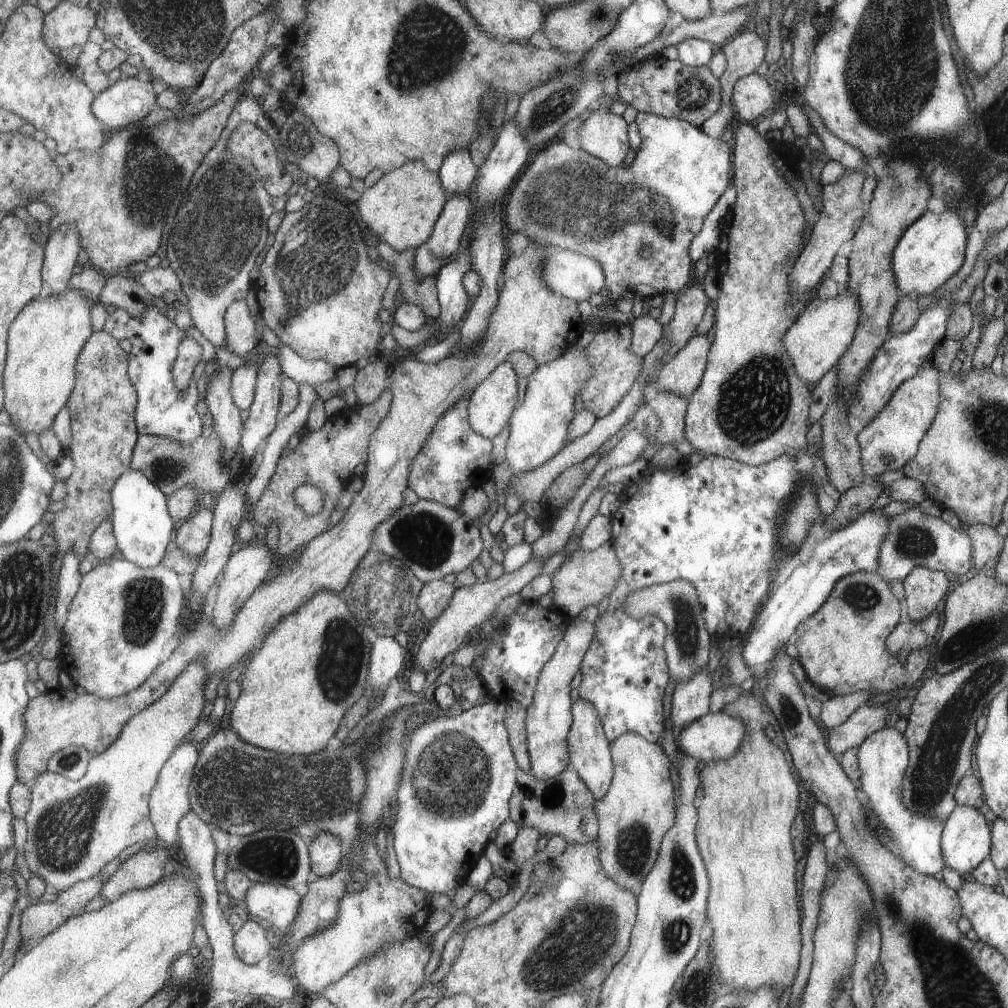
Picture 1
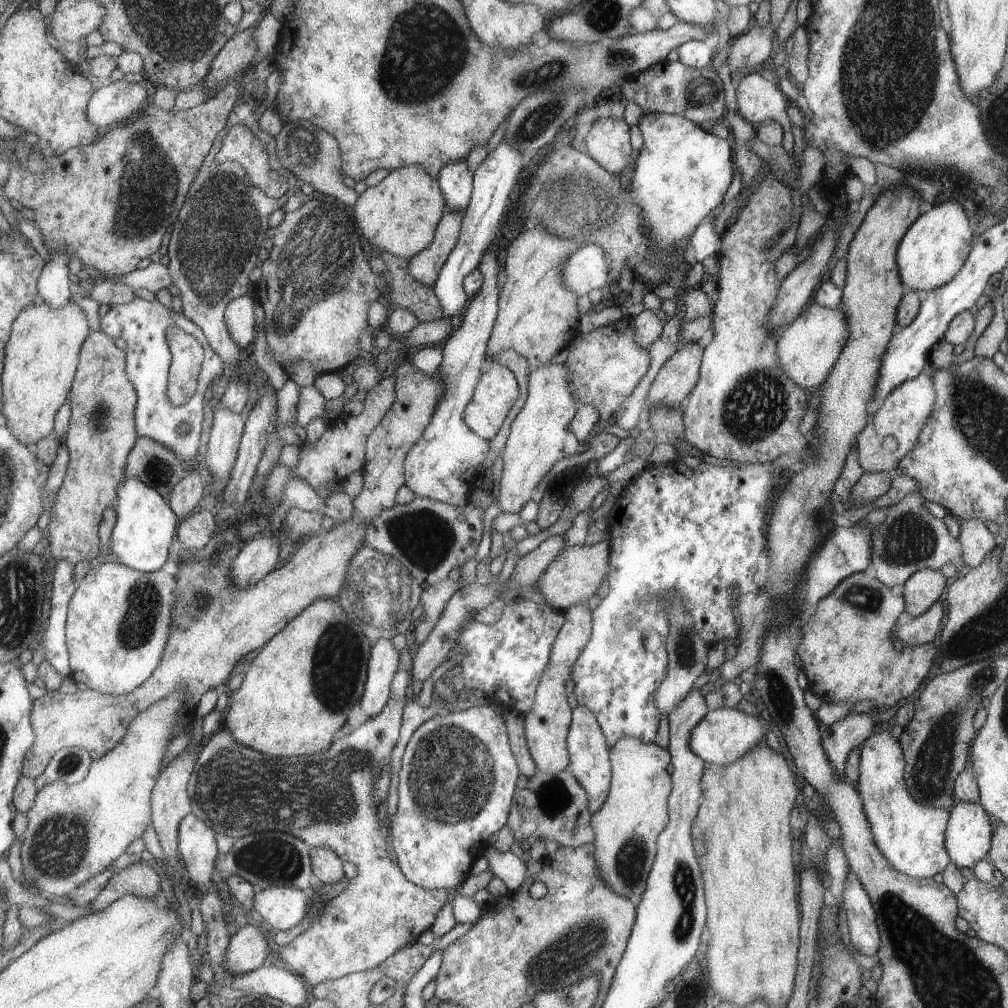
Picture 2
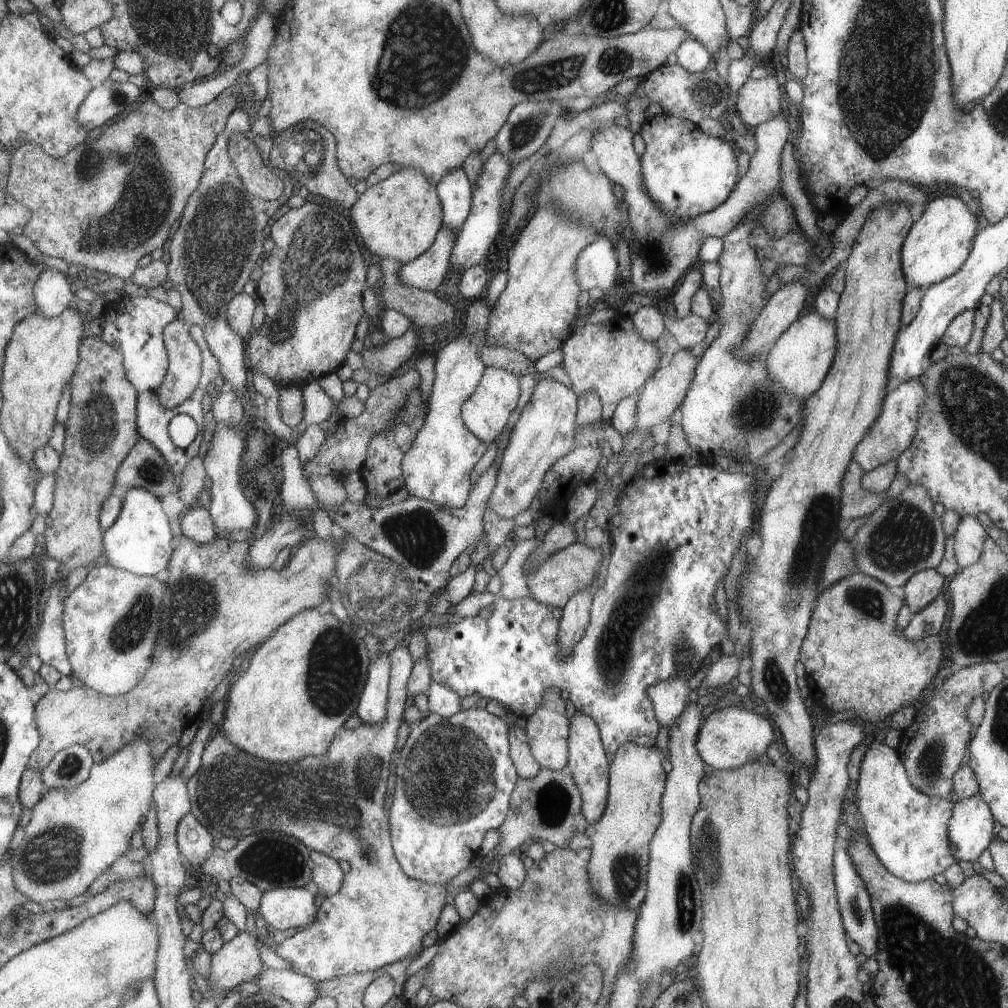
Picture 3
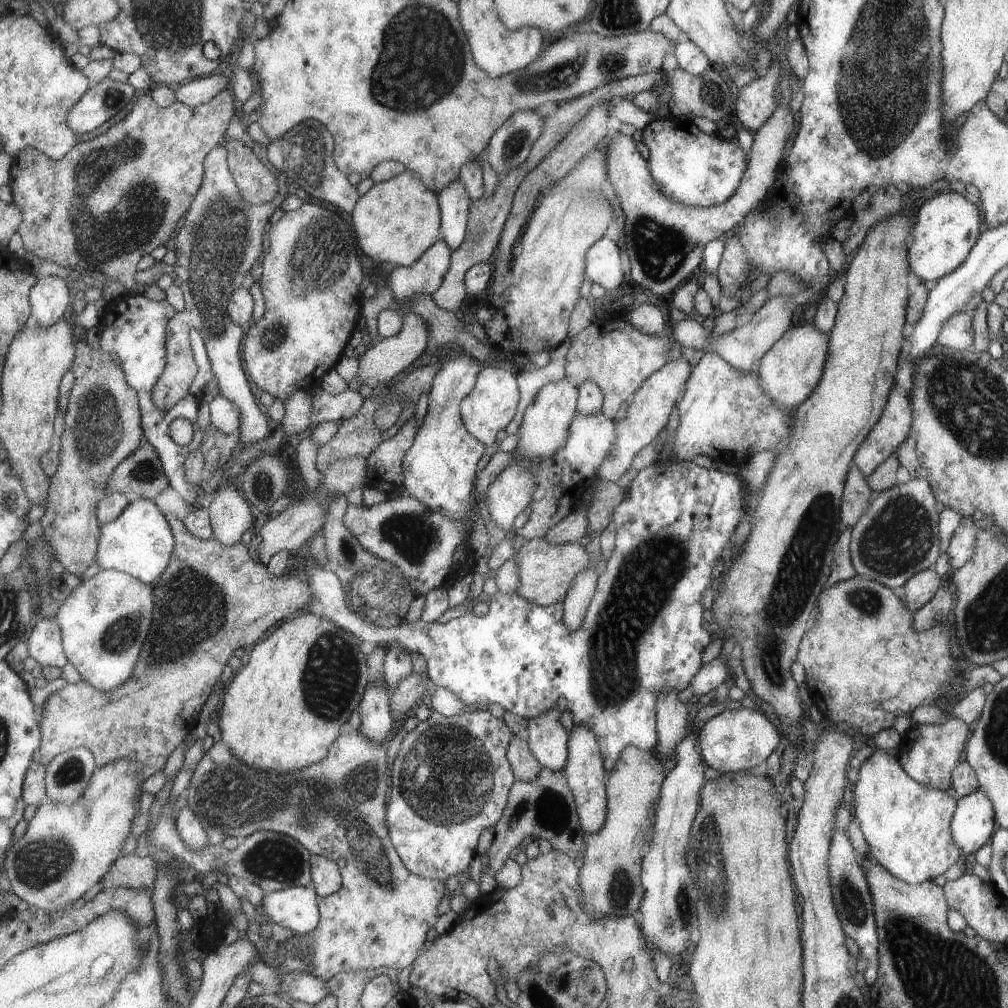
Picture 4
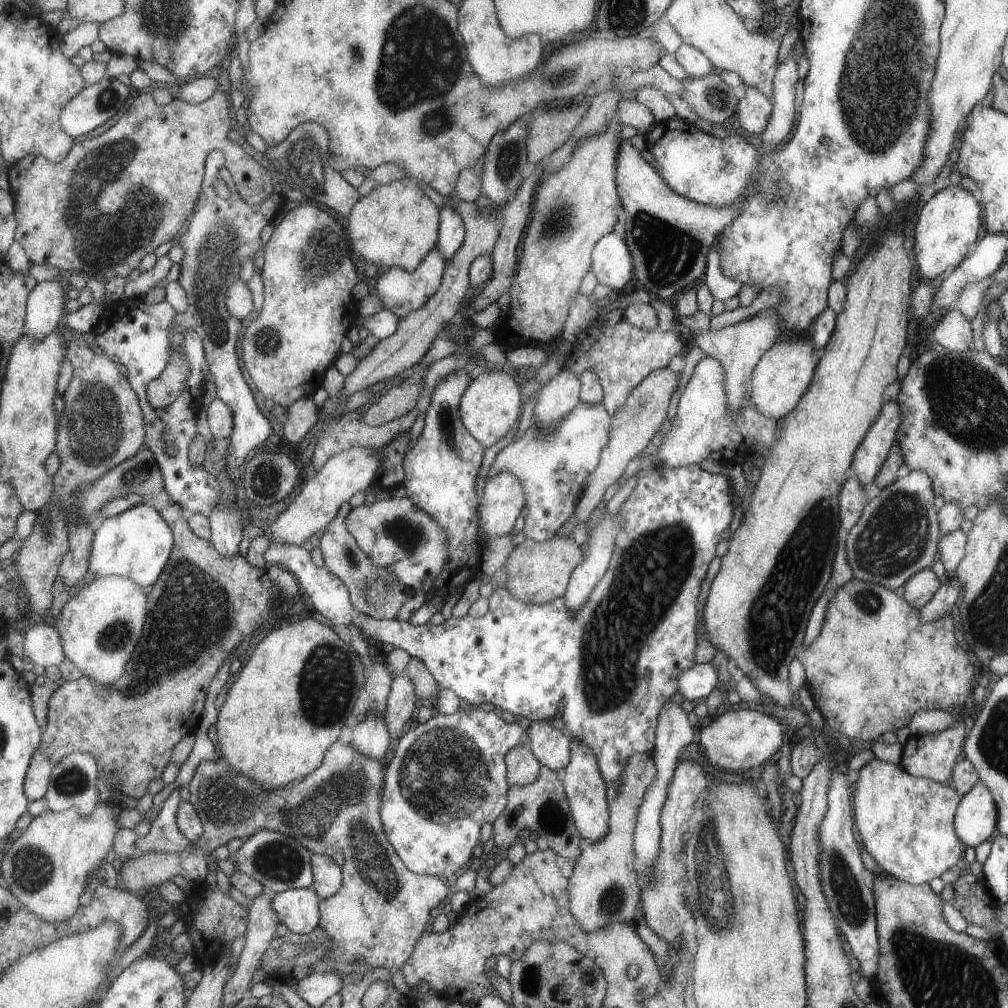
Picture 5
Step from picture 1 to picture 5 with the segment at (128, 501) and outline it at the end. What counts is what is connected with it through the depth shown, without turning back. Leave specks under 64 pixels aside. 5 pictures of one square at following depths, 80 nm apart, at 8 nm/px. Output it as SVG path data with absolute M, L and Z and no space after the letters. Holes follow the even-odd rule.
M144 502L103 521L95 532L89 572L95 579L111 575L131 578L135 584L139 584L139 588L151 590L166 570L174 549L174 533L171 526L159 511Z

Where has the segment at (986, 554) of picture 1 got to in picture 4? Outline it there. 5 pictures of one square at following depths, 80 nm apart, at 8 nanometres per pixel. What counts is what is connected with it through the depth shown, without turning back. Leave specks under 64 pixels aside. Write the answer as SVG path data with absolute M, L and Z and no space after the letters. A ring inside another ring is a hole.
M961 518L961 523L951 535L946 548L950 572L961 568L974 556L976 530L971 518Z

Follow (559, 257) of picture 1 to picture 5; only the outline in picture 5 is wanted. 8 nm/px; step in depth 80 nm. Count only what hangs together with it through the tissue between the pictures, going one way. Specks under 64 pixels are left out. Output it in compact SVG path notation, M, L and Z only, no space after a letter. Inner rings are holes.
M608 233L594 245L590 271L596 283L615 290L621 288L633 269L633 260L625 240L615 233Z

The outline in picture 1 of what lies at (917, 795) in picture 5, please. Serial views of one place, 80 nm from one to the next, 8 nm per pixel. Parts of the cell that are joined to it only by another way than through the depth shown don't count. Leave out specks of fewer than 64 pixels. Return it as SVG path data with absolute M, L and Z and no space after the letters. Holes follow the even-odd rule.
M895 727L880 728L872 732L857 747L858 767L861 772L860 795L868 814L877 822L877 832L886 848L897 855L909 868L919 874L932 876L945 866L941 836L943 821L909 810L902 796L902 780L909 766L909 745L903 733Z

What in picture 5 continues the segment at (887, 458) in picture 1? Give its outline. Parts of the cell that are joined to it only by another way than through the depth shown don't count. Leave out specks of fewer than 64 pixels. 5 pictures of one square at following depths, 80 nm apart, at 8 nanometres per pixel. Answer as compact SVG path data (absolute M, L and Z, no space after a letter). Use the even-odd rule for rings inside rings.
M897 400L887 401L858 444L849 466L848 473L855 475L862 486L874 479L890 448L896 443L898 428L901 426L901 406Z

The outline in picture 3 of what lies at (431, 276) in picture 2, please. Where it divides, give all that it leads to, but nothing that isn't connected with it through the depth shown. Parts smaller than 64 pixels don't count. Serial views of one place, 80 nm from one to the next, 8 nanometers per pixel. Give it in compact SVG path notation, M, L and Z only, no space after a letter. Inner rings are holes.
M443 225L438 232L435 244L419 255L415 260L403 265L400 270L402 281L409 286L419 287L424 291L436 291L444 284L444 278L447 271L450 270L451 255L456 245L456 232Z

